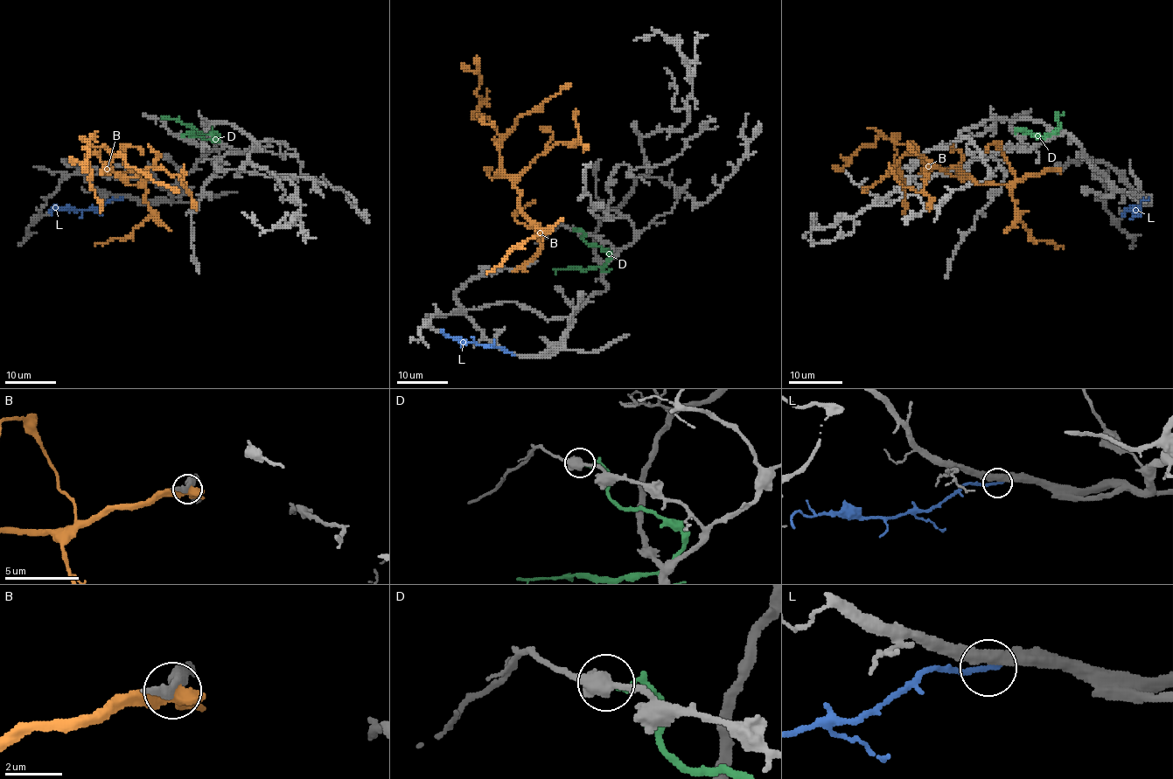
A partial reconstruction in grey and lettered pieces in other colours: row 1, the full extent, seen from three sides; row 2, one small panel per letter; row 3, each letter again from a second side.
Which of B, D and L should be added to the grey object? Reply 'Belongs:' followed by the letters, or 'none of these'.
Belongs: none of these

